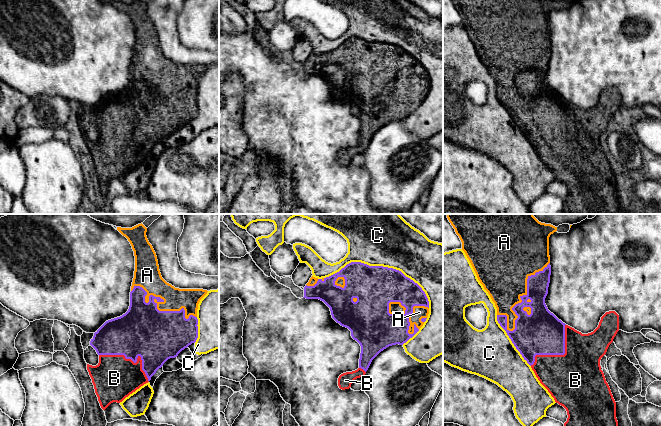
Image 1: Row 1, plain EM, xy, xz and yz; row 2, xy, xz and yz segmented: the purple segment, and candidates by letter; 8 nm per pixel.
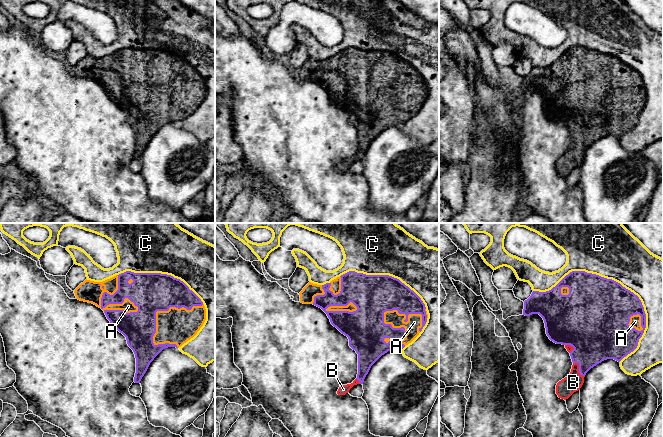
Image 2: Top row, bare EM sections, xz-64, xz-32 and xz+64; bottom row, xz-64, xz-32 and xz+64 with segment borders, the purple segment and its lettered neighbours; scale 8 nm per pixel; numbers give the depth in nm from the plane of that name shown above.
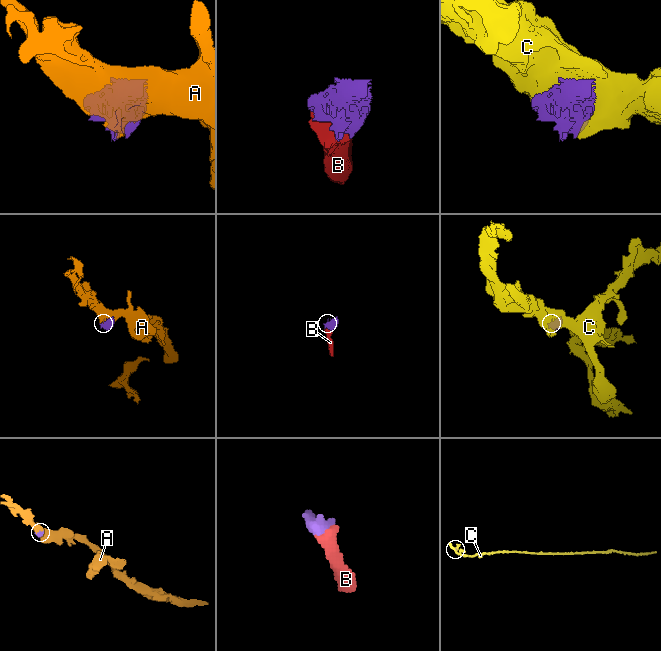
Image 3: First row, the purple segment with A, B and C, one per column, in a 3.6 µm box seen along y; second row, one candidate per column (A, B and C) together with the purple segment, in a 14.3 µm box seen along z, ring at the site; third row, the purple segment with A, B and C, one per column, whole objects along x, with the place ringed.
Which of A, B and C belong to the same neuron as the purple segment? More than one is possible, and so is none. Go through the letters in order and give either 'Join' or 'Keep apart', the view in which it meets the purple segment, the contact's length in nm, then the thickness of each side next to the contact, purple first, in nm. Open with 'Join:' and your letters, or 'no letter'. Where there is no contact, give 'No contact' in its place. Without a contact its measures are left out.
Join: A, B
A: Join. Touches purple in xy. Shared border 550 nm. Thickness 420 nm (purple) against 200 nm
B: Join. Touches purple in xy. Shared border 460 nm. Thickness 400 nm (purple) against 360 nm
C: Keep apart. Touches purple in xz. Shared border 900 nm. Thickness 340 nm (purple) against 480 nm

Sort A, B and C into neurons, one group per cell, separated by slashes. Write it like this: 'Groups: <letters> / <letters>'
Groups: A B / C

